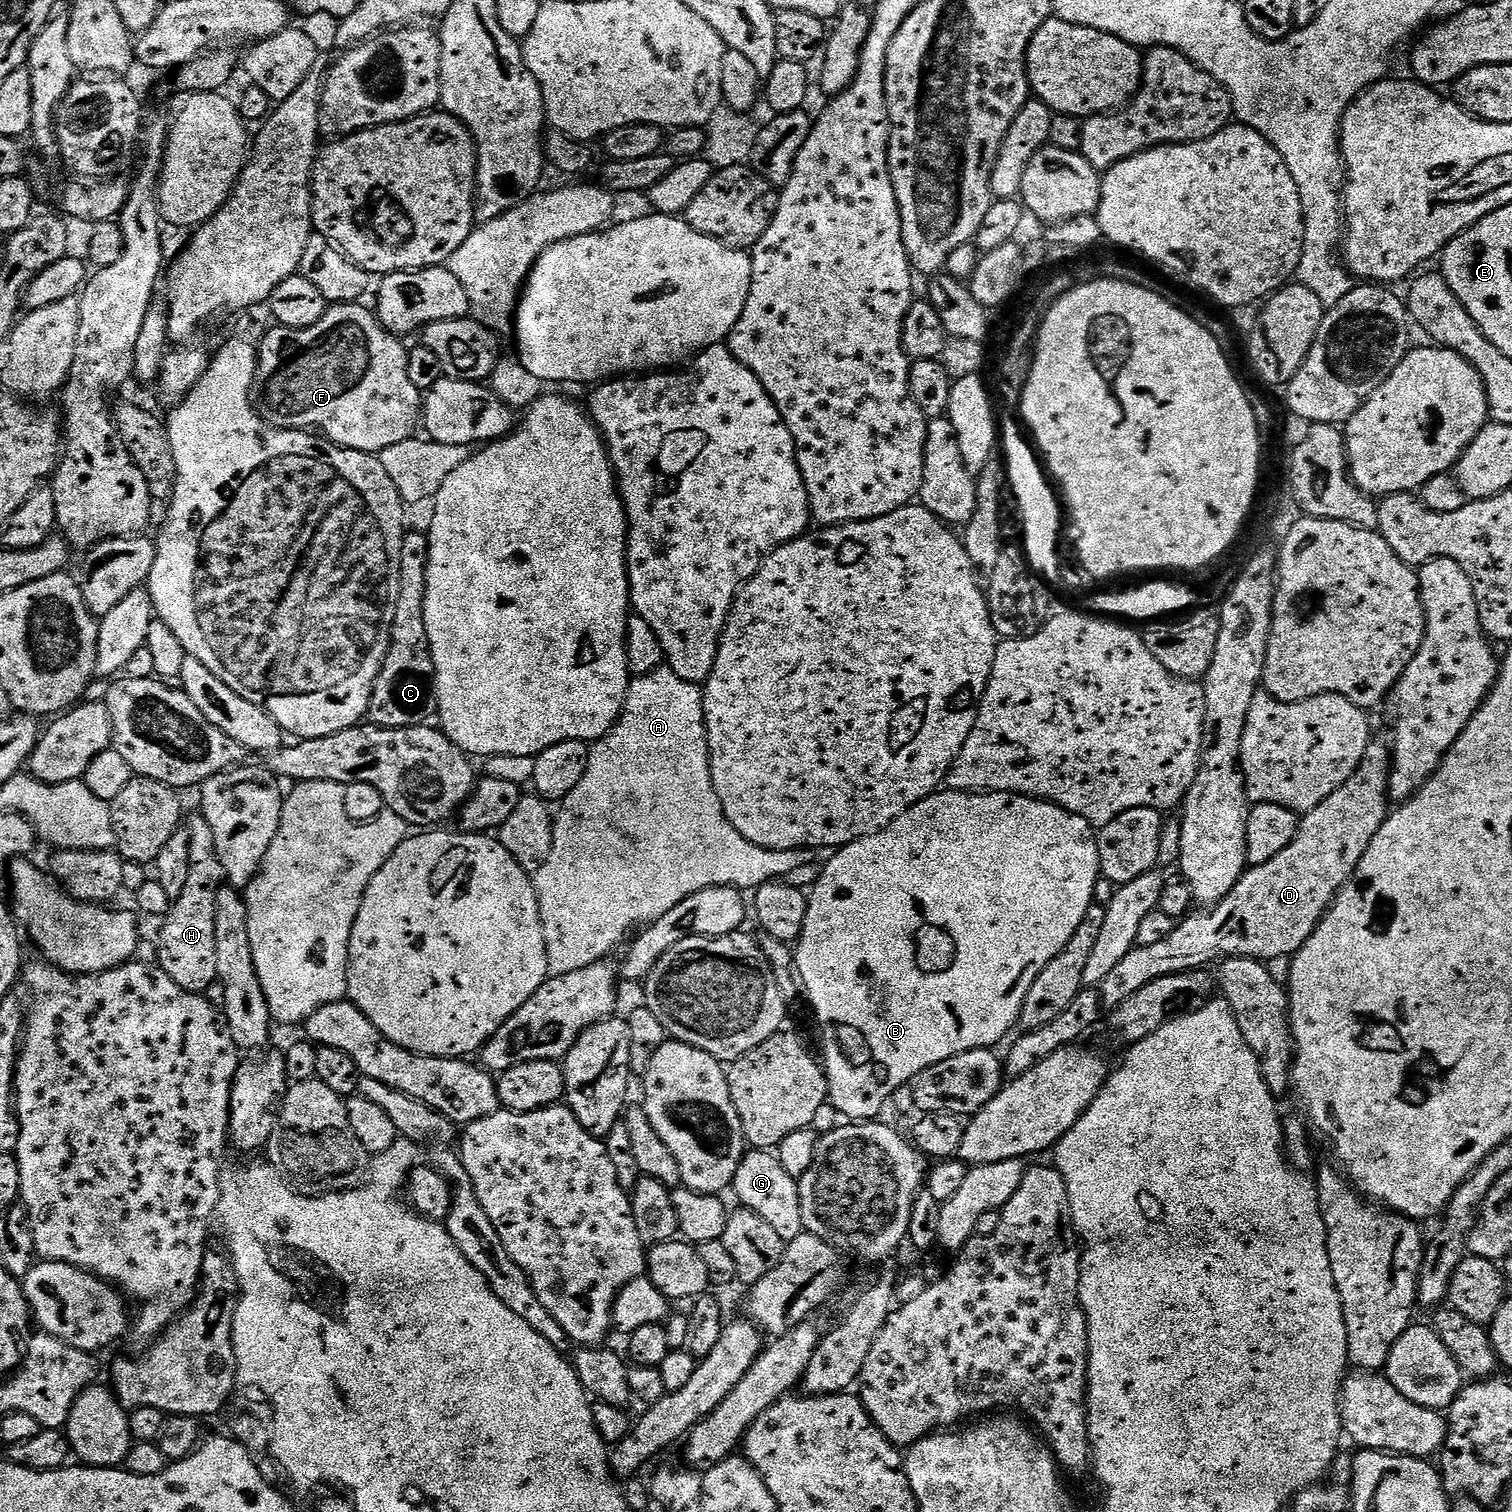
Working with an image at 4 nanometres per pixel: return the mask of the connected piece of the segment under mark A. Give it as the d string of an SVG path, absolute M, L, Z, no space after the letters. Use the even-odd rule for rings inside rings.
M667 666L633 679L628 687L628 700L624 703L624 712L608 731L607 736L591 745L586 778L582 778L582 782L578 782L578 786L574 786L574 790L570 790L570 794L564 797L562 807L564 809L555 817L554 846L550 858L534 876L536 890L540 894L540 916L544 919L544 937L548 943L548 966L549 969L560 972L585 968L605 959L615 950L616 944L623 942L627 932L635 933L645 922L662 918L668 910L673 910L674 906L678 906L684 899L698 894L699 891L706 890L708 887L755 890L777 878L792 878L799 868L804 868L811 862L813 856L807 848L767 852L762 846L754 846L754 842L746 839L728 821L712 781L712 760L708 756L708 727L704 721L704 693L701 685L691 684Z

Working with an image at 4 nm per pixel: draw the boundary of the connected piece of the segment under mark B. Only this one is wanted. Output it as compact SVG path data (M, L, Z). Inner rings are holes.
M937 790L922 802L910 806L910 810L906 810L898 818L894 818L894 822L890 822L888 828L883 828L882 831L870 834L866 838L858 838L842 848L835 849L829 856L832 857L829 858L828 865L821 870L820 877L817 878L812 892L809 891L807 893L807 918L804 919L804 929L800 932L800 939L794 948L795 966L801 972L803 991L808 991L808 1000L812 1003L812 1008L816 1011L817 1018L824 1024L832 1024L833 1030L836 1031L836 1045L825 1050L824 1056L822 1055L822 1067L828 1078L829 1089L834 1093L834 1100L836 1096L837 1110L842 1115L848 1116L844 1118L852 1122L875 1121L879 1117L876 1115L883 1110L884 1104L886 1108L886 1105L891 1101L896 1088L909 1083L919 1072L925 1072L930 1066L934 1066L938 1062L942 1062L959 1052L969 1052L975 1048L992 1048L996 1046L996 1043L1012 1027L1015 1029L1020 1019L1022 1006L1026 1002L1026 994L1030 994L1030 986L1034 986L1038 974L1042 974L1042 970L1046 965L1070 942L1074 930L1078 930L1082 918L1086 918L1086 910L1090 910L1090 906L1097 899L1096 883L1101 883L1102 880L1097 833L1094 831L1093 825L1089 824L1087 820L1083 820L1082 817L1074 815L1073 812L1068 812L1056 804L1049 804L1046 800L1038 800L1031 796L1017 796L1010 792L953 792L951 790Z

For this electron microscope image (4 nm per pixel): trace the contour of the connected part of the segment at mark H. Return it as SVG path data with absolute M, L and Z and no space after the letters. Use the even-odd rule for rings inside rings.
M197 823L196 829L191 829L190 842L190 874L186 874L186 886L182 886L182 894L175 897L172 902L172 909L168 911L166 919L163 921L164 929L160 932L160 957L158 963L182 990L191 992L207 993L211 984L215 985L218 980L218 942L216 941L216 931L214 930L214 910L216 909L216 899L218 890L225 887L224 871L222 862L218 858L218 850L214 846L214 834L208 829L208 825Z

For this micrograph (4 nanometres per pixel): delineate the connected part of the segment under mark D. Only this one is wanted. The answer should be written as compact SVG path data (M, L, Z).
M1379 738L1369 740L1366 754L1353 776L1299 821L1296 837L1290 842L1290 846L1286 846L1286 850L1274 854L1270 862L1249 867L1221 904L1215 905L1211 910L1200 910L1197 916L1188 916L1184 921L1181 919L1176 929L1166 938L1162 938L1162 942L1154 942L1154 946L1132 948L1130 954L1126 954L1126 958L1122 958L1122 962L1118 962L1118 966L1114 966L1110 974L1106 974L1106 978L1098 985L1103 1007L1115 1010L1122 1002L1126 1002L1126 998L1142 990L1142 986L1163 976L1203 969L1211 960L1248 957L1267 962L1280 955L1291 957L1295 954L1311 938L1317 924L1324 919L1325 911L1336 893L1351 880L1374 834L1378 834L1378 830L1388 819L1388 779L1391 774L1392 750L1389 741Z

